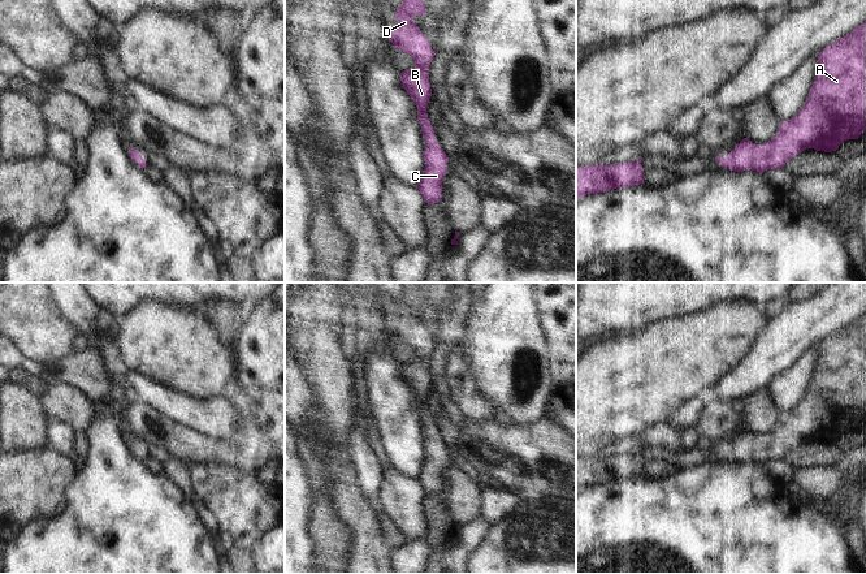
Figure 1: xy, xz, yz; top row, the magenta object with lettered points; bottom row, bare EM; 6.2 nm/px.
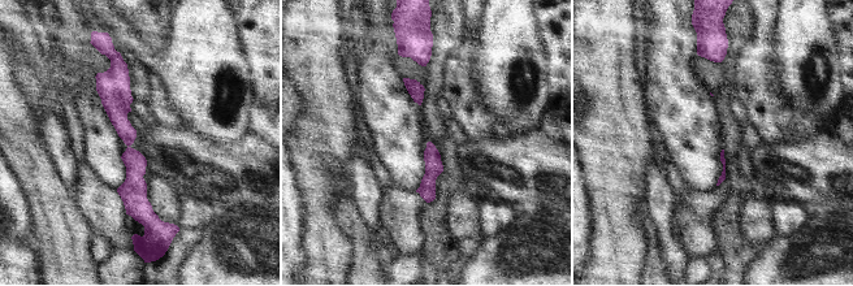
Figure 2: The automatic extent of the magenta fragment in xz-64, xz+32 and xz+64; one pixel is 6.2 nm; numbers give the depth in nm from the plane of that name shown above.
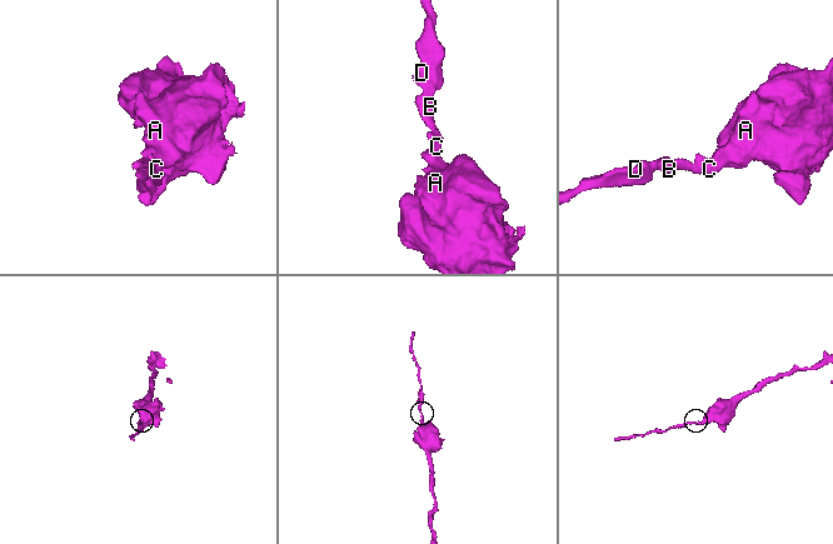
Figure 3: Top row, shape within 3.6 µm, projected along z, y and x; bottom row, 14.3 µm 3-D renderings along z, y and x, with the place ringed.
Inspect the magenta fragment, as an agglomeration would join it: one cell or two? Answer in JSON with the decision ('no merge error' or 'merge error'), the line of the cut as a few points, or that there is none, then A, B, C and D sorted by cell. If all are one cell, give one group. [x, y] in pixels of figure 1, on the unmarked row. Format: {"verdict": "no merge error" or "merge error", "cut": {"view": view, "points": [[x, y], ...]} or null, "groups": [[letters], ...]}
{"verdict": "no merge error", "cut": null, "groups": [["A", "B", "C", "D"]]}

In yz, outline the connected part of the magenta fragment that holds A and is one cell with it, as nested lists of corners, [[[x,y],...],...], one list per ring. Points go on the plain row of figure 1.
[[[866,312],[819,345],[815,372],[805,397],[794,409],[780,414],[780,420],[771,432],[758,437],[745,430],[724,449],[719,446],[716,454],[733,463],[752,461],[763,465],[767,461],[783,459],[788,452],[806,440],[836,443],[846,431],[858,431],[862,424],[866,424]]]

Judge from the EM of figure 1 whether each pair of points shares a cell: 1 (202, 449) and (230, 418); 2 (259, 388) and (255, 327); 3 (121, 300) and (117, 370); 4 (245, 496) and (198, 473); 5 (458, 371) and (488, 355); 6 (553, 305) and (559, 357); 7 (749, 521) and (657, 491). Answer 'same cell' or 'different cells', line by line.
1: different cells
2: same cell
3: different cells
4: same cell
5: different cells
6: same cell
7: same cell

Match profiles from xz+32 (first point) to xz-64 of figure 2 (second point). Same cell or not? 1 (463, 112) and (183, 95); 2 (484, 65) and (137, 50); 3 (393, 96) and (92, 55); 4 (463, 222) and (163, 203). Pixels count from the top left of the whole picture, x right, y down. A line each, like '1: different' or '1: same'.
1: different
2: same
3: different
4: same

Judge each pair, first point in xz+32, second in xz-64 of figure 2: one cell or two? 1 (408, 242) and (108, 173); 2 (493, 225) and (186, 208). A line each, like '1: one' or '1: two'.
1: two
2: one

